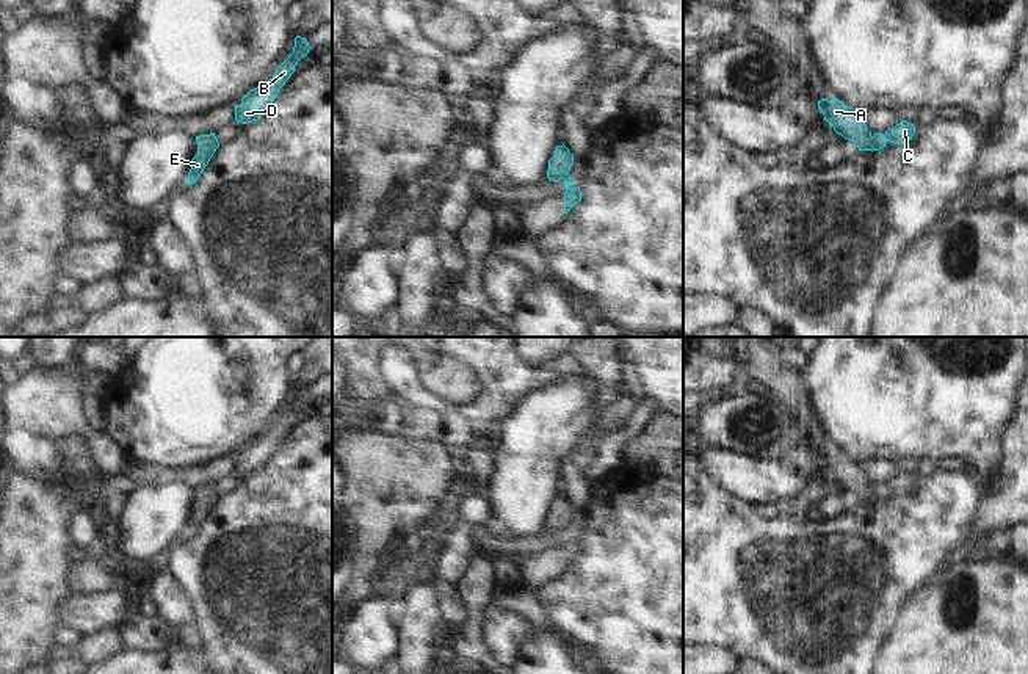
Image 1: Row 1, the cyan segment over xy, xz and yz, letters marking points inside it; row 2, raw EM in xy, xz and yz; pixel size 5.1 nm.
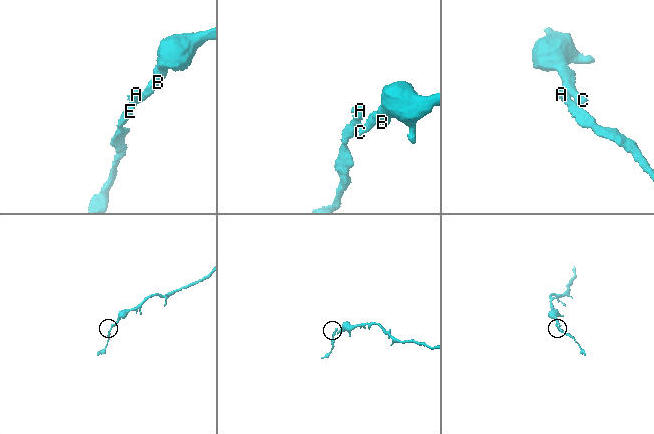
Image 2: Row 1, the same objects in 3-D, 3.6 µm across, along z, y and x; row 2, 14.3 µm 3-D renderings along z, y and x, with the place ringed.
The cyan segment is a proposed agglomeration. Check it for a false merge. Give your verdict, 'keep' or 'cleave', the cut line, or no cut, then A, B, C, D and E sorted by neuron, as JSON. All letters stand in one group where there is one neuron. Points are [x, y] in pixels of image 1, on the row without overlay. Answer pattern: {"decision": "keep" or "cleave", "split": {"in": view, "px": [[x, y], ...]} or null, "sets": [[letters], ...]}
{"decision": "cleave", "split": {"in": "yz", "px": [[872, 488], [879, 499]]}, "sets": [["A", "E"], ["B", "C", "D"]]}

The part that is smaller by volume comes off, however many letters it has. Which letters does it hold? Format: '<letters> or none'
A, E

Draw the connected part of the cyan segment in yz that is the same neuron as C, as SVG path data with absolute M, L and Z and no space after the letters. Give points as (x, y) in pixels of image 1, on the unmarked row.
M901 472L893 480L889 480L884 486L876 484L873 487L873 492L879 500L882 500L885 498L887 492L893 495L904 495L906 492L912 491L914 484L915 484L915 477L907 472Z

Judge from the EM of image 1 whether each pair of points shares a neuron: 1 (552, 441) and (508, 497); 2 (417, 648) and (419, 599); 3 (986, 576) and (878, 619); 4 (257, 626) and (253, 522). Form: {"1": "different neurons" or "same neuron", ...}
{"1": "same neuron", "2": "same neuron", "3": "different neurons", "4": "same neuron"}

